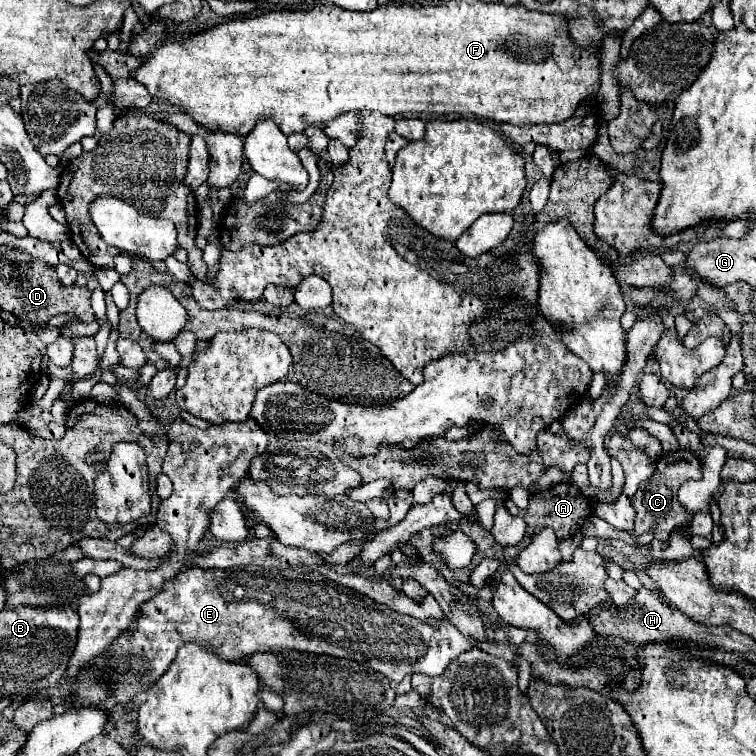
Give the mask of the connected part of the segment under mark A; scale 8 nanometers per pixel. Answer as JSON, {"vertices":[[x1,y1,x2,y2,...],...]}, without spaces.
{"vertices":[[558,483,558,485,552,485,548,487,546,491,538,491,530,497,530,503,528,503,528,509,520,511,510,499,506,501,506,509,510,511,510,515,516,515,516,517,522,517,526,521,526,533,532,531,532,537,544,529,544,527,552,527,556,537,562,539,562,537,572,537,572,535,578,535,580,527,584,525,584,521,592,515,592,505,582,497,582,491,576,489,574,483]]}

